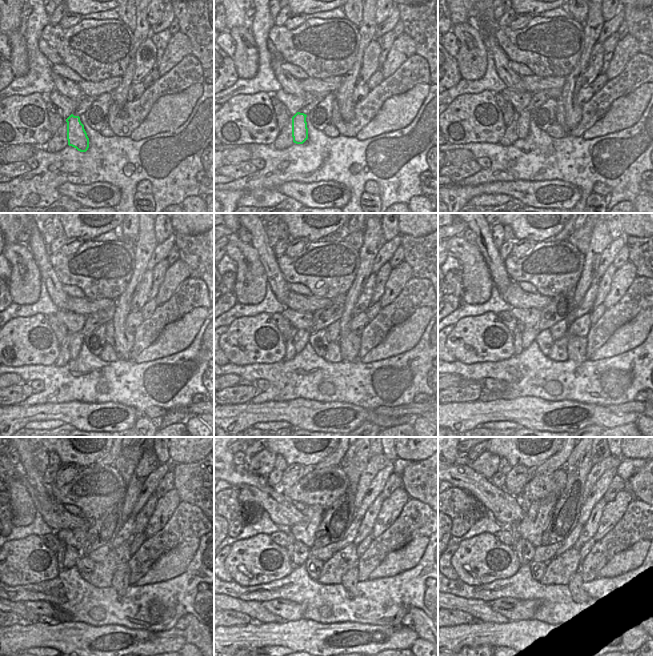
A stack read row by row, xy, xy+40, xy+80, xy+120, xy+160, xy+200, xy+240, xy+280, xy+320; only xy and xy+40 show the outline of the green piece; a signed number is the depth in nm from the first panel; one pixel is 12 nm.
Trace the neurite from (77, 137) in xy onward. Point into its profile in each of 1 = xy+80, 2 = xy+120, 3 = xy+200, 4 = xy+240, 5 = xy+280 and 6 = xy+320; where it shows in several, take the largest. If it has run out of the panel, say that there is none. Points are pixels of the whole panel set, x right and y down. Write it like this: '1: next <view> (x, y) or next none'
1: next xy+80 (524, 118)
2: next xy+120 (77, 339)
3: next xy+200 (528, 335)
4: next xy+240 (76, 554)
5: next xy+280 (302, 551)
6: next xy+320 (526, 551)

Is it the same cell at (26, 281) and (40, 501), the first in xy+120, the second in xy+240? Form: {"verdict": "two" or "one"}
{"verdict": "two"}

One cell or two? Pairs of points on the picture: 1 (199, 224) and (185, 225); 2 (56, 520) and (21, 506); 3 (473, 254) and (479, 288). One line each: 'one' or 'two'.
1: one
2: two
3: one

